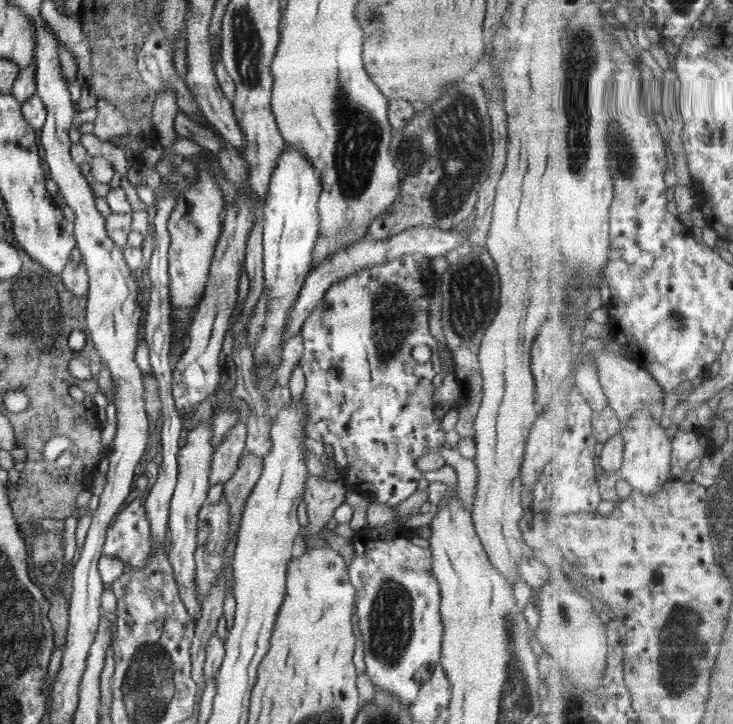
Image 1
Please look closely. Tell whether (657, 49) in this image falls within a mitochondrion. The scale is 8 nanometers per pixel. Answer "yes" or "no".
no

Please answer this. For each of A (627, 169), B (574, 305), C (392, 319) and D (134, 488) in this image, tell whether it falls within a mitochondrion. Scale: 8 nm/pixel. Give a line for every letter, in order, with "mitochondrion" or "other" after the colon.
A: mitochondrion
B: mitochondrion
C: mitochondrion
D: other

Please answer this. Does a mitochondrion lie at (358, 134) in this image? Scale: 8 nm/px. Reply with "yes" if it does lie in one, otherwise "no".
yes

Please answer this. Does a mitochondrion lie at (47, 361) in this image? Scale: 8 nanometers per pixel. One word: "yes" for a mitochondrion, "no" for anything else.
yes

